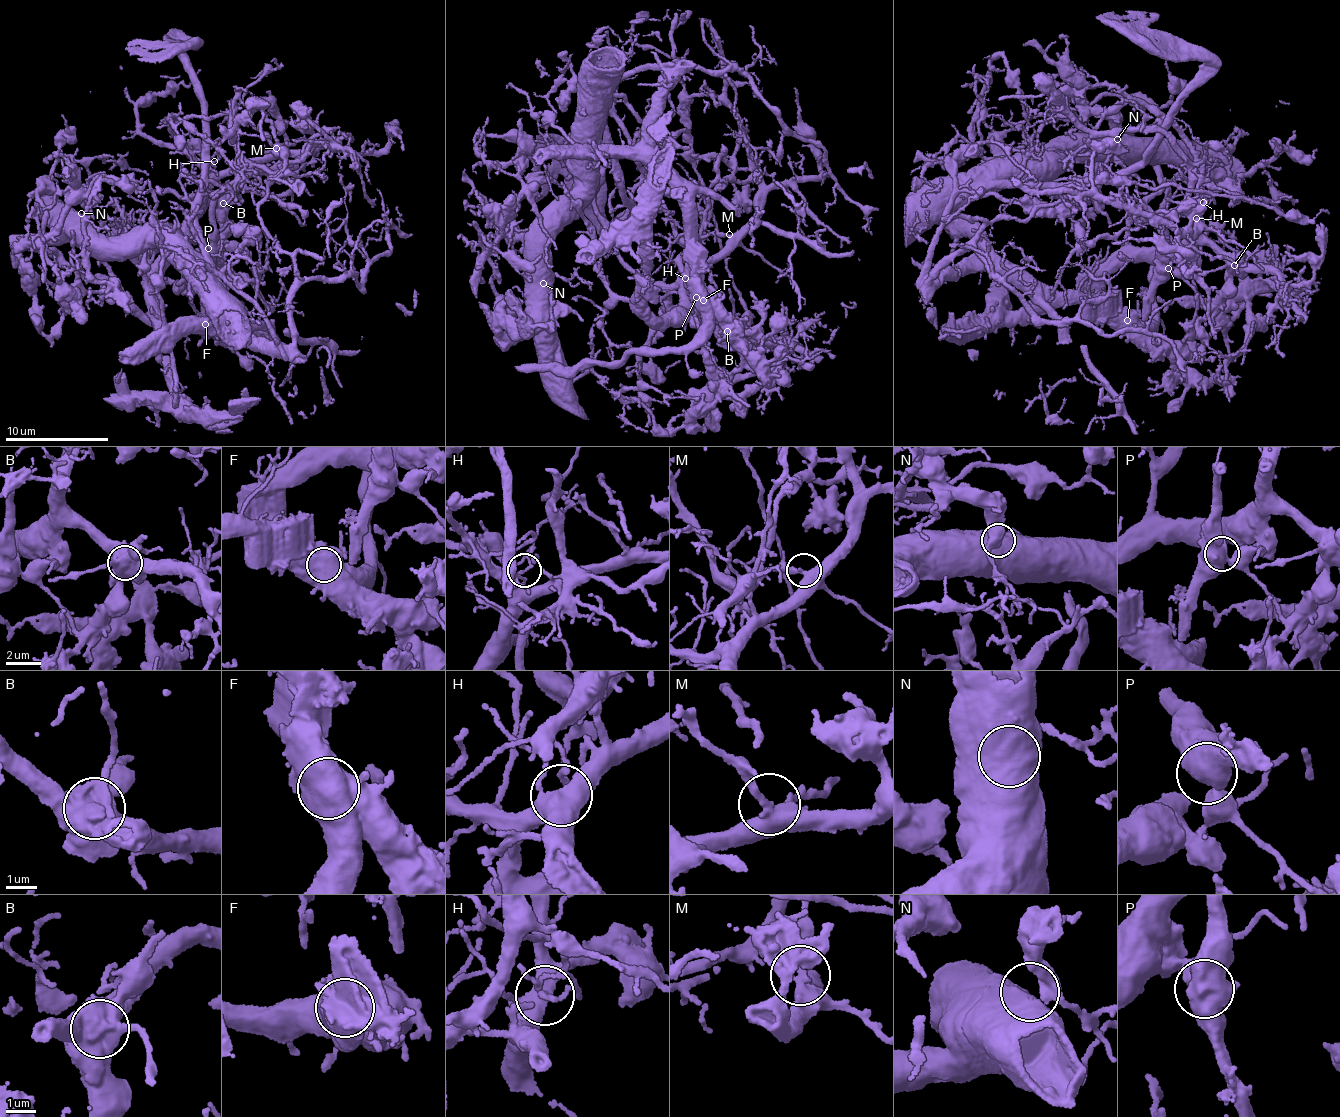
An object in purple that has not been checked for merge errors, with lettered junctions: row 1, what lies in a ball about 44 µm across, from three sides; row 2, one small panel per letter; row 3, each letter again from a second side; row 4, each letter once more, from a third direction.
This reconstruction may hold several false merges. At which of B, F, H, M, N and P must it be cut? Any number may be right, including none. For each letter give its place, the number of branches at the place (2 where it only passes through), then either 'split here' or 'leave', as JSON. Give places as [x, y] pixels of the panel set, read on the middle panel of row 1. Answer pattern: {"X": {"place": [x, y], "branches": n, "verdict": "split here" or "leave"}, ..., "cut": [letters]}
{"B": {"place": [727, 331], "branches": 3, "verdict": "split here"}, "F": {"place": [703, 300], "branches": 2, "verdict": "split here"}, "H": {"place": [685, 278], "branches": 2, "verdict": "split here"}, "M": {"place": [729, 234], "branches": 2, "verdict": "leave"}, "N": {"place": [543, 283], "branches": 2, "verdict": "leave"}, "P": {"place": [696, 297], "branches": 2, "verdict": "split here"}, "cut": ["B", "F", "H", "P"]}

